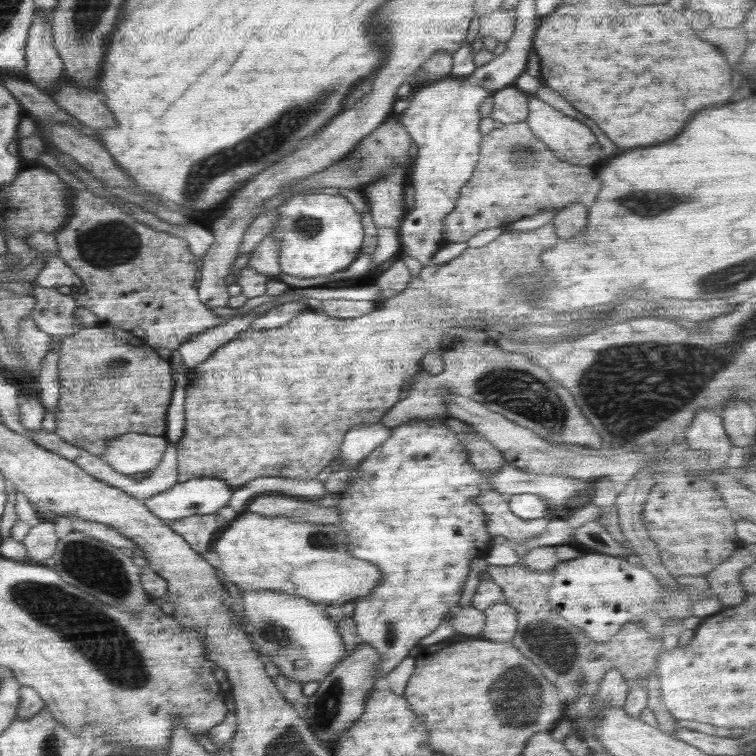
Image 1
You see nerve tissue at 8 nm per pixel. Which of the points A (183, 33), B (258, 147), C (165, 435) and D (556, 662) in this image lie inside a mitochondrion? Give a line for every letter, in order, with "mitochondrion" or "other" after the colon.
A: other
B: mitochondrion
C: other
D: mitochondrion

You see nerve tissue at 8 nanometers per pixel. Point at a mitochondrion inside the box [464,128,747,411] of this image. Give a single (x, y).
(646, 206)

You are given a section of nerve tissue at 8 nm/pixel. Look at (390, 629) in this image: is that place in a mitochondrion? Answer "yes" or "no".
yes

